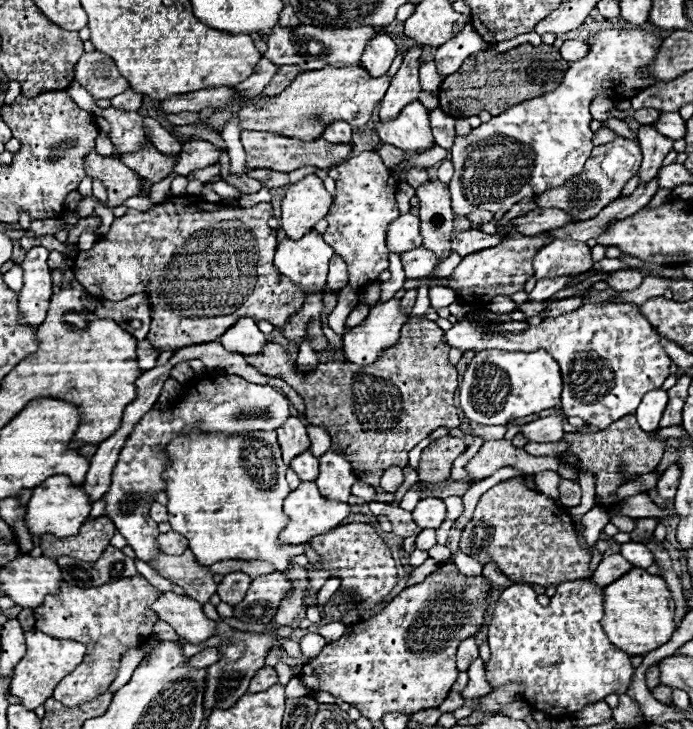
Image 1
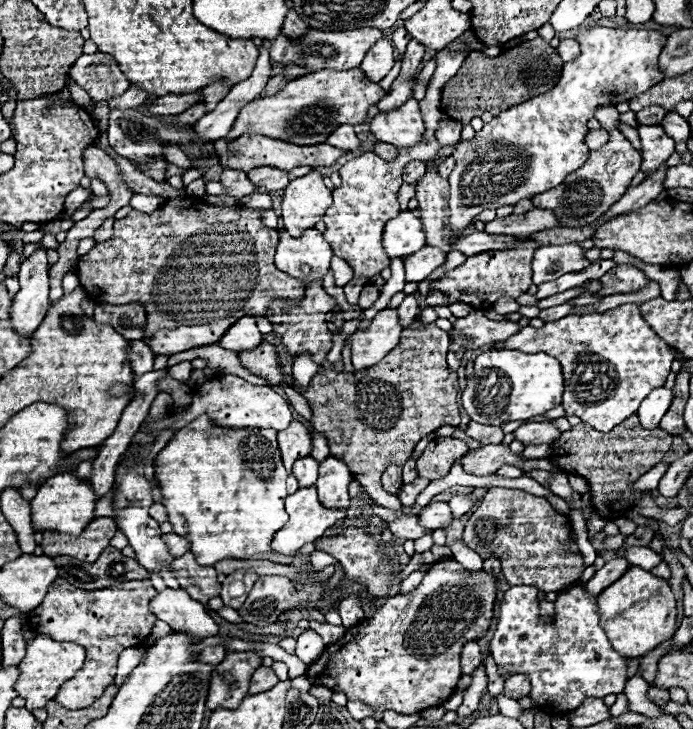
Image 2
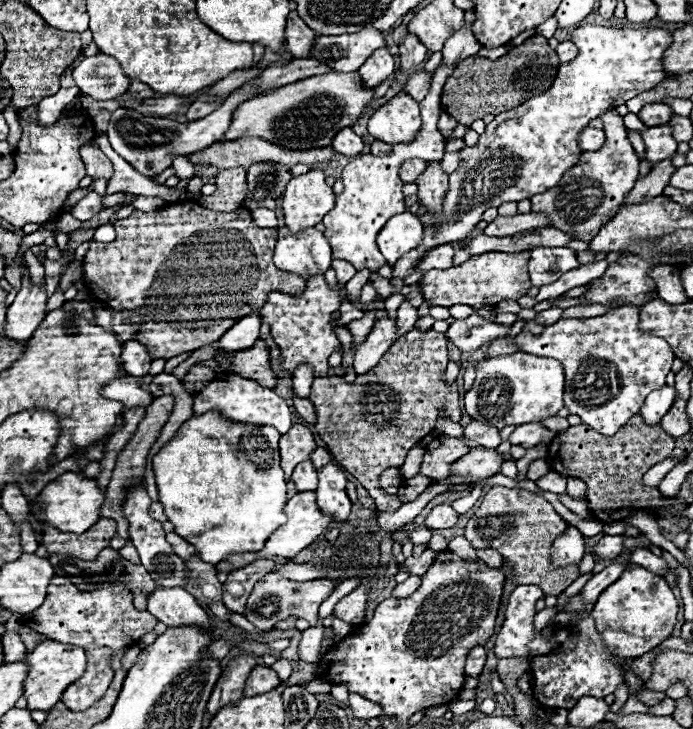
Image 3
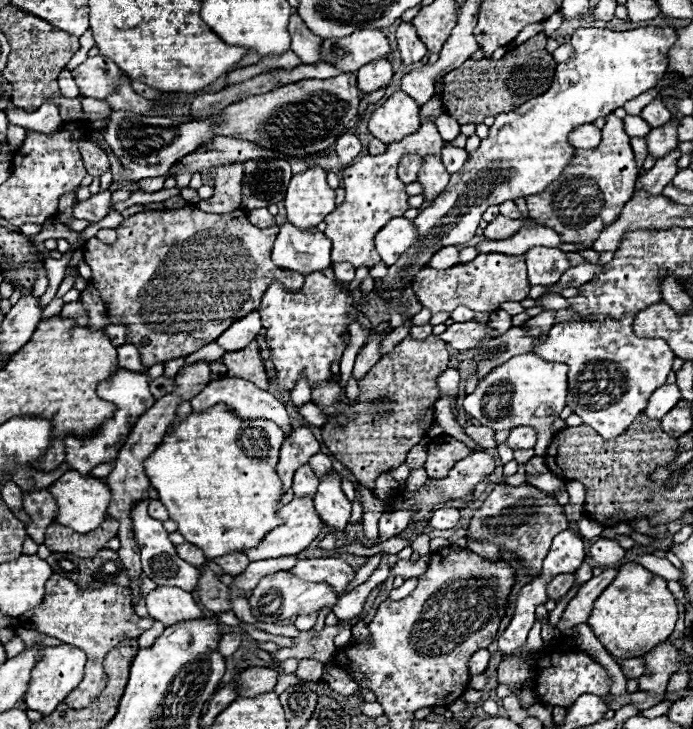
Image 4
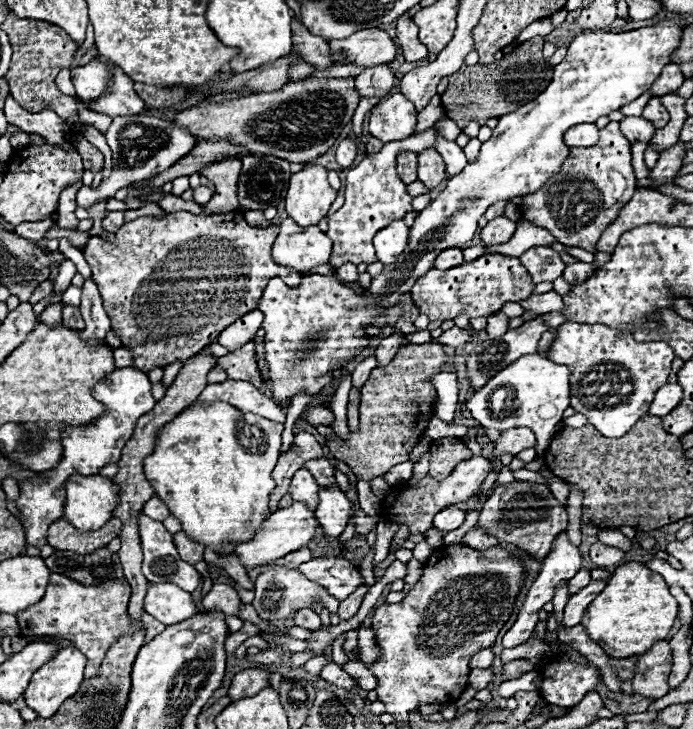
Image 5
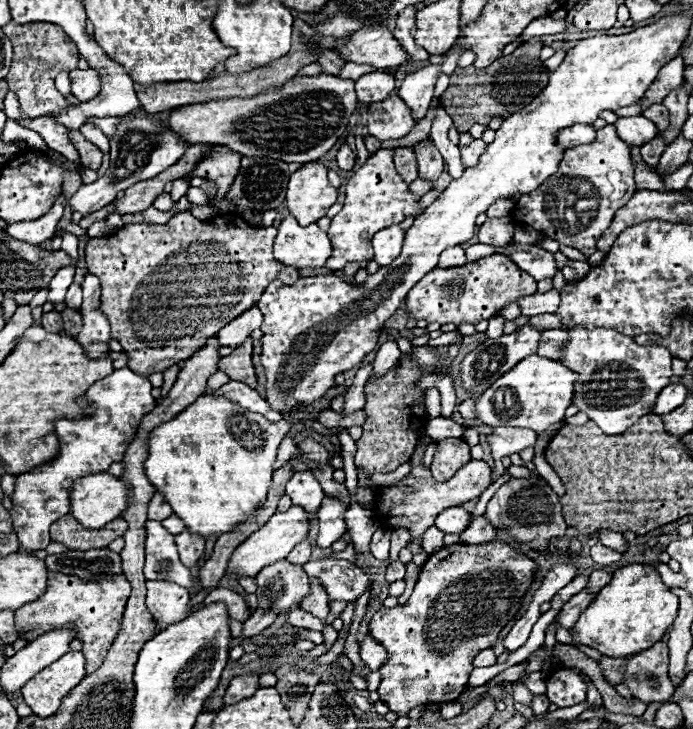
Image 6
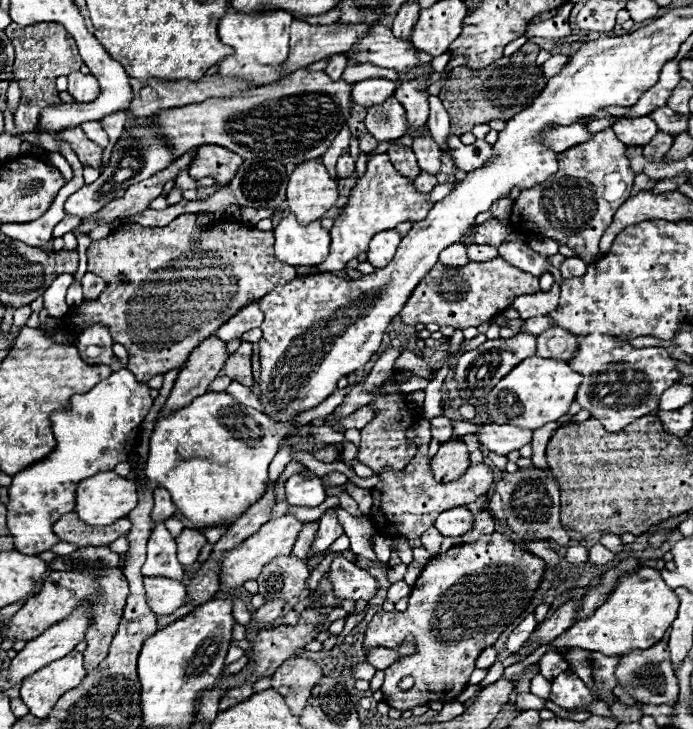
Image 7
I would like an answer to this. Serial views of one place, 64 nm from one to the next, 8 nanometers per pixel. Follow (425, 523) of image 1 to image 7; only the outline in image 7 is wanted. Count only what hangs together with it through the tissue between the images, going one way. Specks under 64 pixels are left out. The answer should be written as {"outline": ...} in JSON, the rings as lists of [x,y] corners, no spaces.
{"outline":[[[456,506],[456,508],[450,508],[446,512],[442,512],[438,518],[436,518],[436,528],[442,536],[452,536],[452,538],[458,538],[462,536],[462,532],[468,532],[470,526],[474,522],[474,514],[466,508],[466,506]]]}

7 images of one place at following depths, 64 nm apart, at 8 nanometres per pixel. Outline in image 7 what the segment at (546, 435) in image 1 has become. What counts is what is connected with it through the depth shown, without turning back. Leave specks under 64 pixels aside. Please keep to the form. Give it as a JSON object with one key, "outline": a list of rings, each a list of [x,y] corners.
{"outline":[[[484,424],[476,434],[480,446],[486,446],[490,452],[498,456],[506,456],[512,450],[520,450],[522,446],[532,442],[532,430],[510,426],[510,424]]]}

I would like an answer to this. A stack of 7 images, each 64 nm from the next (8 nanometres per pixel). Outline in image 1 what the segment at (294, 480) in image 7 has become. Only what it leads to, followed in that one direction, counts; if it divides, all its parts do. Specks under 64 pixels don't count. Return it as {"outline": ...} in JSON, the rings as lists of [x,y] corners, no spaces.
{"outline":[[[306,450],[302,454],[298,454],[292,462],[290,462],[290,468],[300,476],[302,482],[310,482],[310,480],[316,480],[318,476],[318,458]]]}

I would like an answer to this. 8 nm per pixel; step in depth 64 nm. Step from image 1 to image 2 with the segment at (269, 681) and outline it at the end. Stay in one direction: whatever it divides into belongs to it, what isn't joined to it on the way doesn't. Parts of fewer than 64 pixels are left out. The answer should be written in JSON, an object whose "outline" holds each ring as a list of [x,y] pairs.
{"outline":[[[260,666],[256,668],[252,680],[250,680],[250,694],[260,694],[260,692],[266,692],[270,690],[274,684],[278,684],[278,678],[274,674],[272,668],[266,668],[266,666]]]}

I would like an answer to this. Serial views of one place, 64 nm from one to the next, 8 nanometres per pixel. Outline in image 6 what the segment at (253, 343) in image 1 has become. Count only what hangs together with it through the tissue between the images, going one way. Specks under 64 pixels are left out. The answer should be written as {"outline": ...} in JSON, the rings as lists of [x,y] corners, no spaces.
{"outline":[[[250,308],[244,314],[240,314],[238,318],[234,318],[230,324],[226,324],[226,328],[222,328],[218,332],[218,342],[222,346],[230,346],[230,348],[238,348],[238,344],[244,344],[244,340],[256,330],[260,328],[264,316],[258,308]]]}

